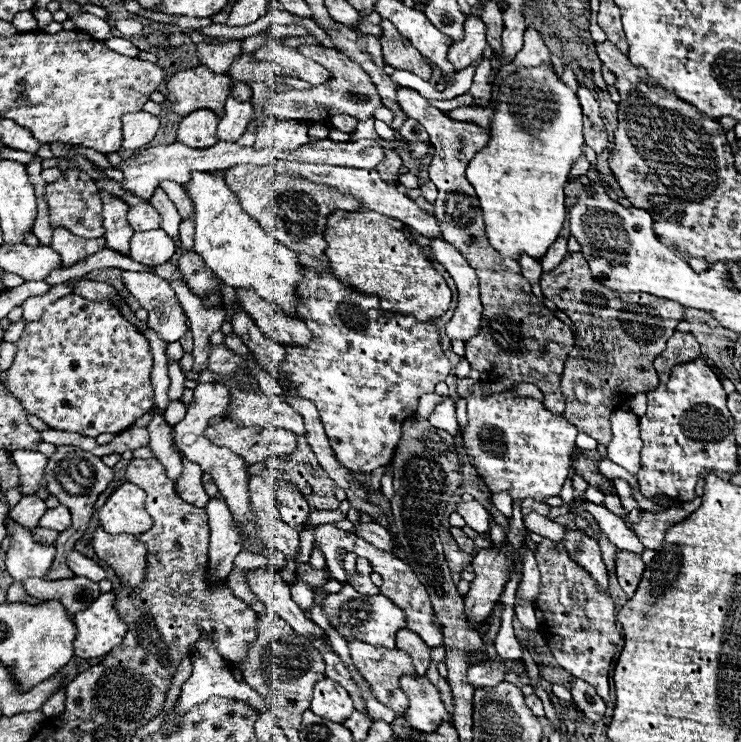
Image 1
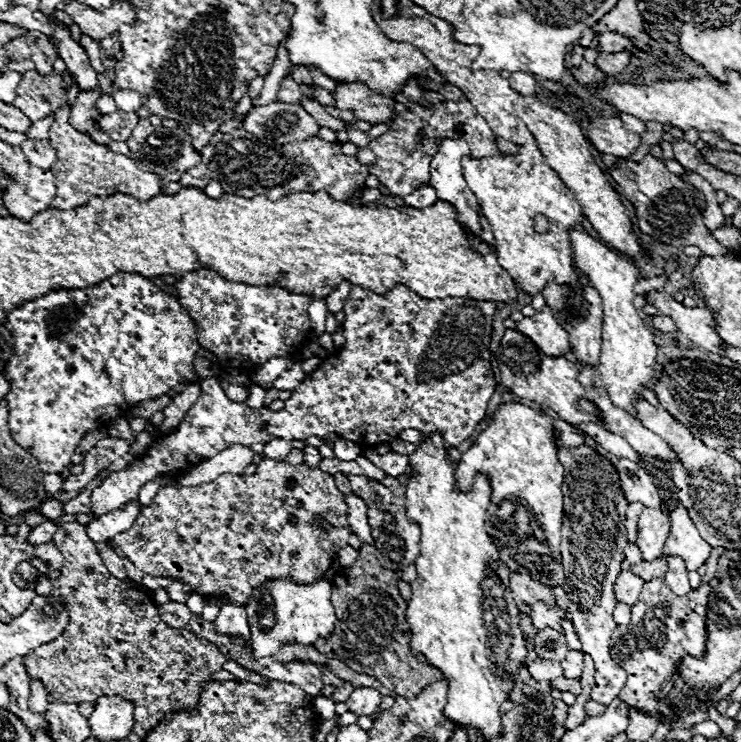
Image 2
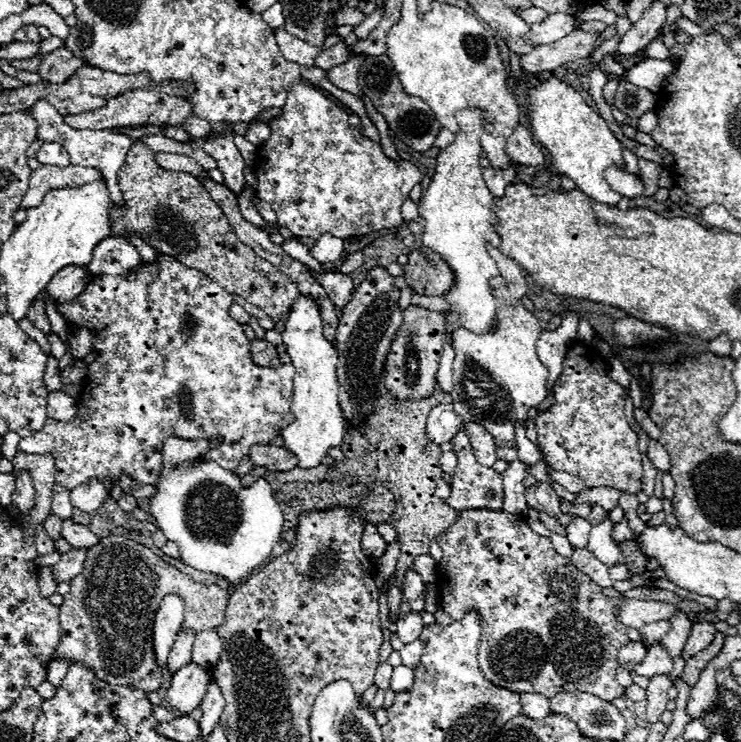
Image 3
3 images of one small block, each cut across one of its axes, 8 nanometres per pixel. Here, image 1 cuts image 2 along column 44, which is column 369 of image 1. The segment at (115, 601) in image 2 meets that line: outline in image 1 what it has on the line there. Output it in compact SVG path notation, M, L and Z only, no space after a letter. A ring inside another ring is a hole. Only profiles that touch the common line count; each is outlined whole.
M357 572L357 576L348 577L347 582L363 595L373 596L380 593L380 588L372 583L370 575L359 575ZM348 640L348 648L350 648L350 656L354 660L354 666L358 668L358 672L362 674L362 678L370 684L370 690L374 694L374 698L378 702L382 702L384 706L388 706L390 710L394 710L396 714L402 714L408 708L408 698L400 688L400 678L406 674L416 676L416 670L412 666L412 658L408 658L408 654L404 654L398 648L376 648L370 646L366 642L360 640Z

